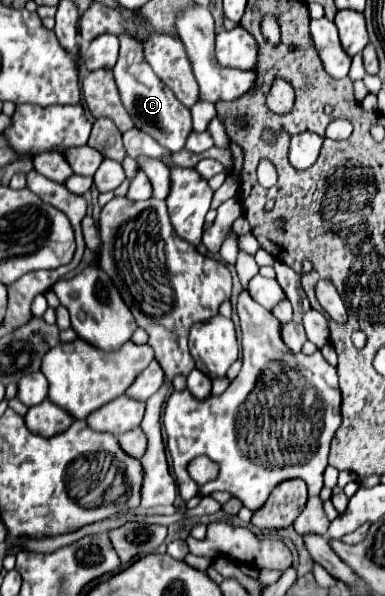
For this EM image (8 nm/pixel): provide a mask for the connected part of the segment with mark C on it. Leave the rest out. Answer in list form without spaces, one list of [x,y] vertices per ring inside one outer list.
[[[121,35],[119,41],[121,41],[121,51],[119,51],[117,65],[113,69],[113,77],[115,77],[123,107],[131,115],[137,129],[151,135],[165,149],[181,151],[185,147],[189,133],[193,131],[191,111],[171,93],[171,89],[167,89],[167,85],[163,85],[163,81],[153,73],[147,61],[143,61],[141,43],[137,43],[131,35]]]

